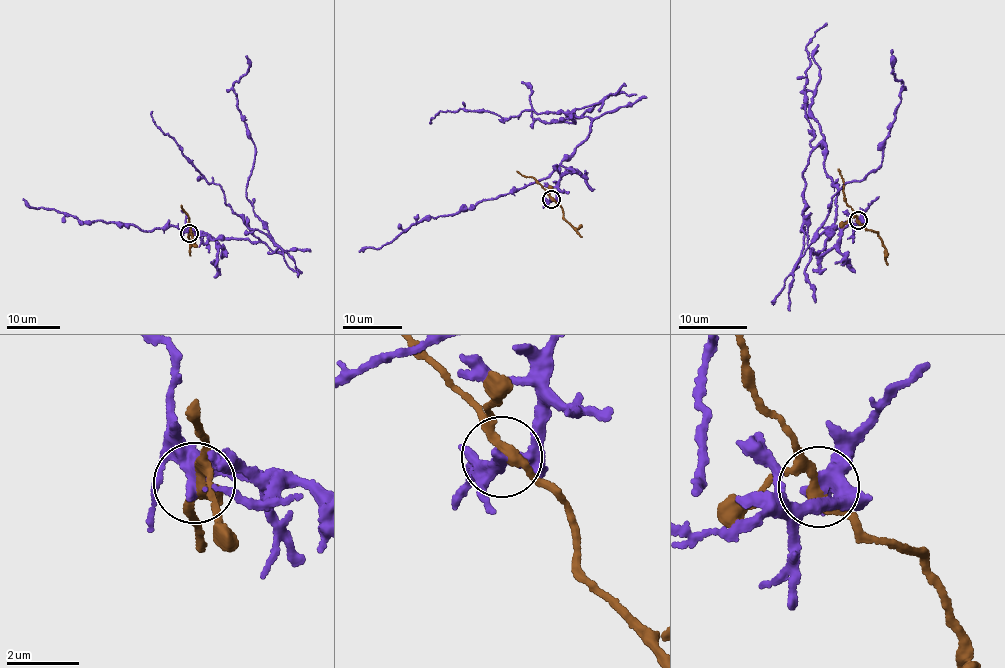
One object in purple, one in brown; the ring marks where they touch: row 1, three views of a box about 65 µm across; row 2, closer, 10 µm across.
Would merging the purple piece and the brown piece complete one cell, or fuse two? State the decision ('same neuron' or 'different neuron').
different neuron

